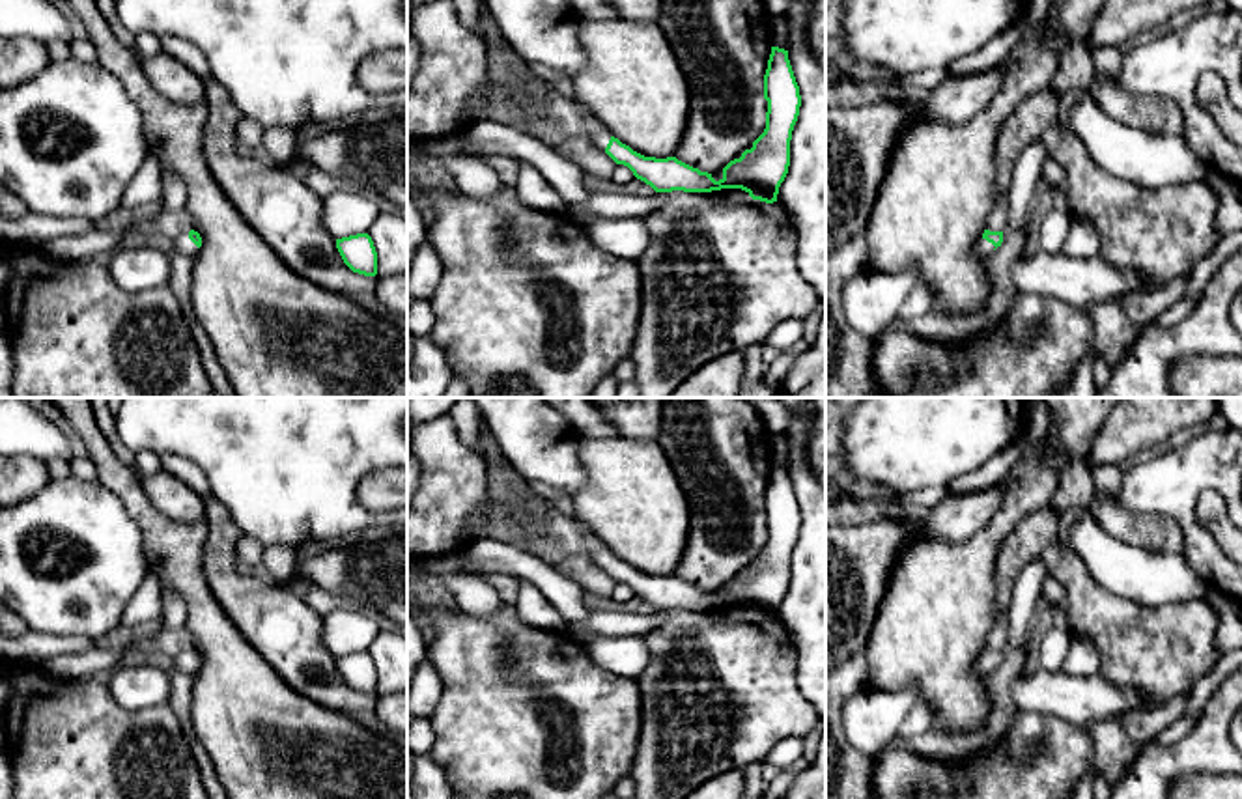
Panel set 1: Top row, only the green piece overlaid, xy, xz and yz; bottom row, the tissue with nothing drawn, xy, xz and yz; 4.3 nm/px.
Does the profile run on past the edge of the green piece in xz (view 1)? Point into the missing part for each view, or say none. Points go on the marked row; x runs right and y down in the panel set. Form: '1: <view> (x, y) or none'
1: xz (600, 133)

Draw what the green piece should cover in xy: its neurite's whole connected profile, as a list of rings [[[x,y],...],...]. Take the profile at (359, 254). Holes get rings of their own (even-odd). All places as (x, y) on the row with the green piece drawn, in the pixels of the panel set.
[[[357,233],[357,235],[336,239],[336,248],[344,263],[353,273],[359,273],[364,276],[377,274],[377,252],[368,233]]]

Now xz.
[[[771,47],[764,75],[764,99],[768,101],[764,133],[753,142],[751,149],[745,149],[740,159],[723,168],[719,181],[676,157],[641,155],[614,138],[586,106],[581,105],[581,112],[590,127],[592,142],[656,192],[741,189],[753,200],[773,203],[788,174],[790,140],[801,106],[799,86],[784,49]]]

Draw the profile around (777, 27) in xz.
[[[769,19],[768,21],[768,28],[769,28],[769,34],[771,34],[771,41],[773,41],[773,47],[779,47],[779,49],[784,49],[788,50],[788,22],[786,19]]]

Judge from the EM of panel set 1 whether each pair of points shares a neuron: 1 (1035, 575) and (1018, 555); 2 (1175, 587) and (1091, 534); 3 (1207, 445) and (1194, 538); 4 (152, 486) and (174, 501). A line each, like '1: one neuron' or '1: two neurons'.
1: two neurons
2: one neuron
3: one neuron
4: one neuron

